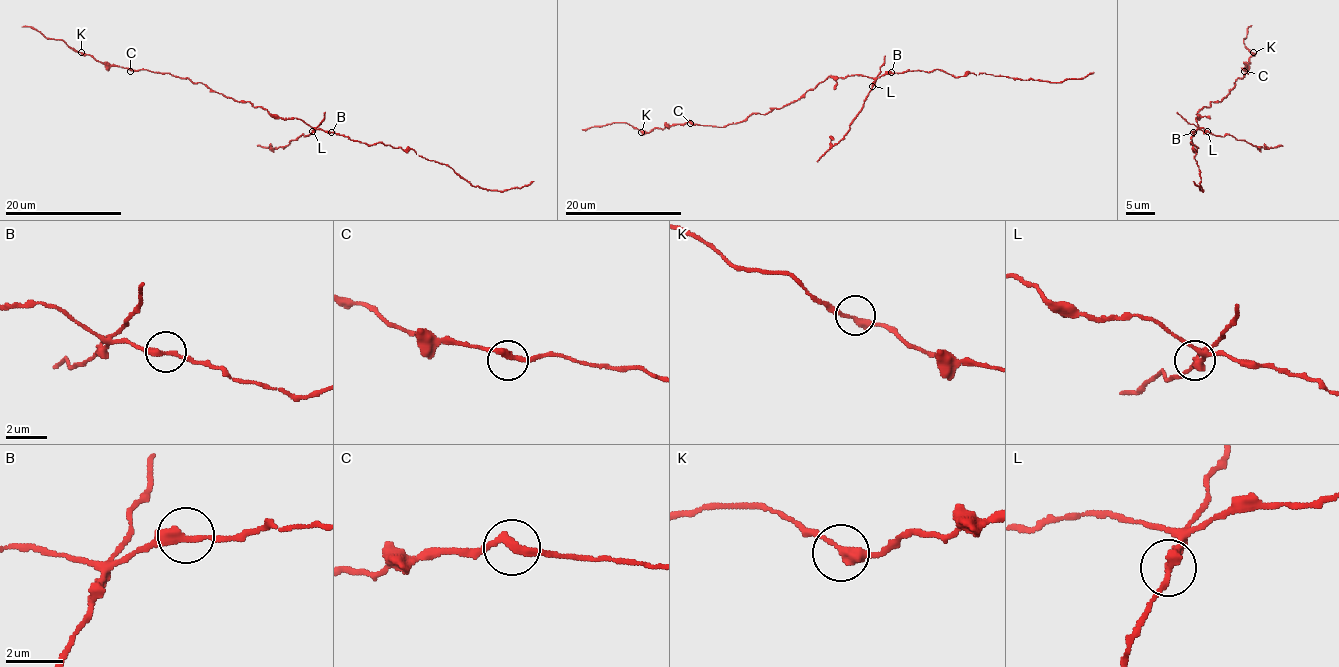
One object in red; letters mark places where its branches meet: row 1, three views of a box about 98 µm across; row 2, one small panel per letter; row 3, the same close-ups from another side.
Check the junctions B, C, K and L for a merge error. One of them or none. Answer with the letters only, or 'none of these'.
L

